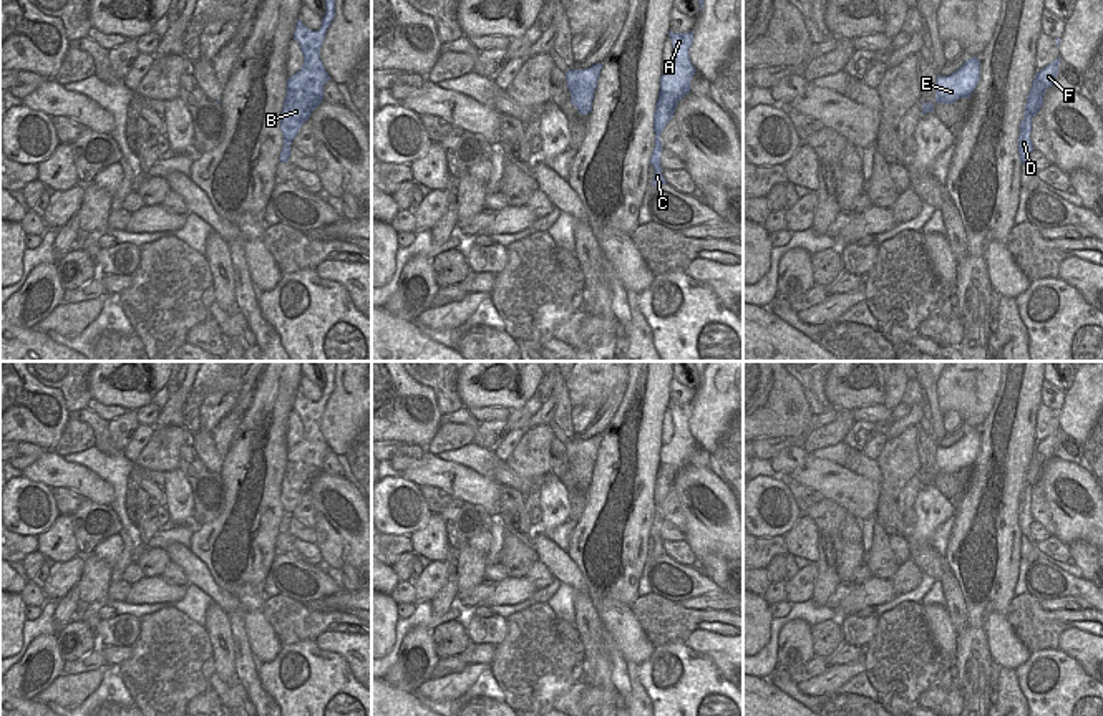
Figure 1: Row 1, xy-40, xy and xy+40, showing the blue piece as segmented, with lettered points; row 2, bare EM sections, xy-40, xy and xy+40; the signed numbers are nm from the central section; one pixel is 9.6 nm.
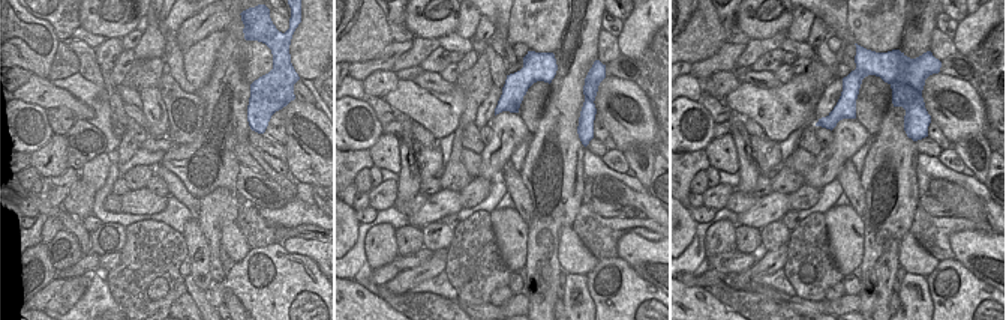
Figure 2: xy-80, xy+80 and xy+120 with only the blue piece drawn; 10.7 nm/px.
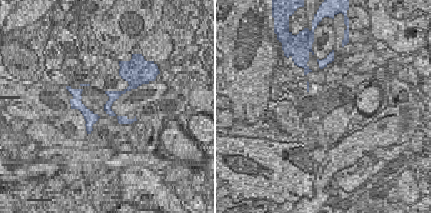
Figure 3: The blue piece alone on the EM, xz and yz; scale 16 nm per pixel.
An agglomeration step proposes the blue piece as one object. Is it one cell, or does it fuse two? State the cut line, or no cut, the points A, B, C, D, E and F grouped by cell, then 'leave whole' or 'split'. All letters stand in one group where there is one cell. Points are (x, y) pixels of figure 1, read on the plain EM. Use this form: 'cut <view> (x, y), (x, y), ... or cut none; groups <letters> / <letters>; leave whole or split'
cut xy+40 (1035, 448), (1044, 464), (1032, 488); groups A B F / C D E; split

